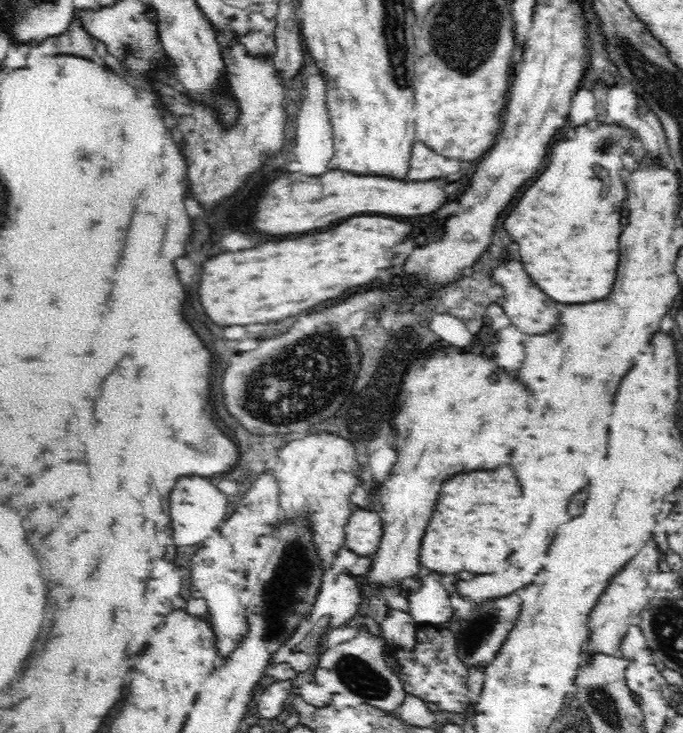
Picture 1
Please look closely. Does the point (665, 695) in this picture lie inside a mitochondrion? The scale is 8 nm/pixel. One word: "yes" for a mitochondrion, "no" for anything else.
no

